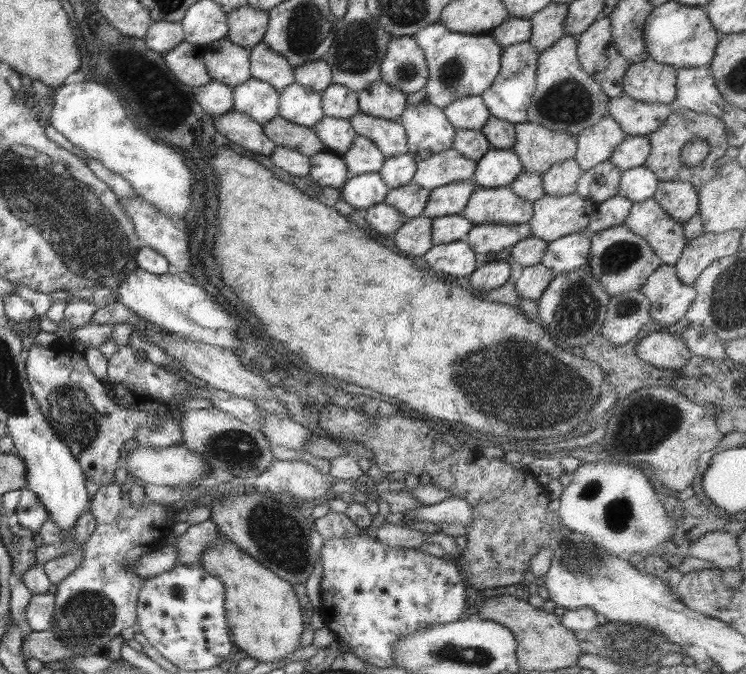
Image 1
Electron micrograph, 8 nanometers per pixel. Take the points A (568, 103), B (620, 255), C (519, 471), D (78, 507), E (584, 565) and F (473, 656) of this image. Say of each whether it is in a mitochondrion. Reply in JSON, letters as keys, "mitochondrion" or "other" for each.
{"A":"mitochondrion","B":"mitochondrion","C":"other","D":"other","E":"mitochondrion","F":"mitochondrion"}

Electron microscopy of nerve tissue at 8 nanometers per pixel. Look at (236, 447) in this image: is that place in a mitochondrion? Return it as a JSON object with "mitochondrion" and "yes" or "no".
{"mitochondrion":"yes"}

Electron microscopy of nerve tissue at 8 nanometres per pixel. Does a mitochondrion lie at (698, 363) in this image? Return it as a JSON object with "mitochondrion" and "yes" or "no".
{"mitochondrion":"no"}

